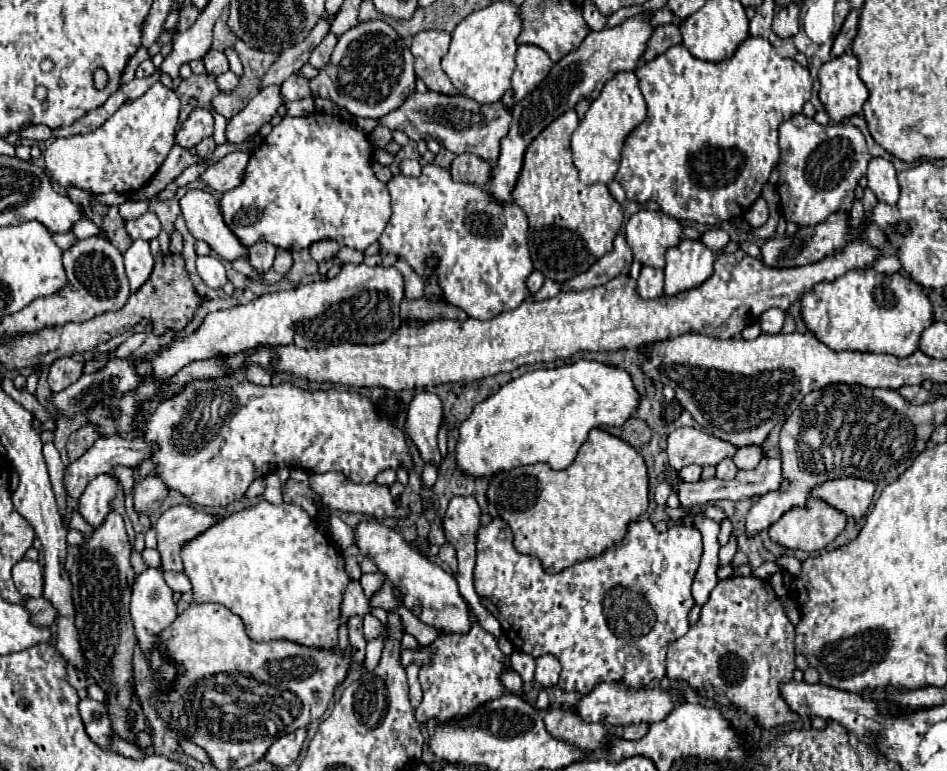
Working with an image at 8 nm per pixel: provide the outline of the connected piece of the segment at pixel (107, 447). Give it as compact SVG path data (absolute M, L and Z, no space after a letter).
M114 436L114 438L98 438L94 442L92 448L86 450L86 454L78 460L74 460L66 470L64 470L64 486L68 490L68 494L72 498L80 498L80 494L84 492L84 488L88 486L88 482L92 478L96 478L98 474L106 474L110 472L116 464L122 464L122 466L128 466L128 468L136 468L140 466L142 462L150 460L152 454L156 452L156 444L154 442L148 442L144 436L138 436L138 438L122 438L122 436Z

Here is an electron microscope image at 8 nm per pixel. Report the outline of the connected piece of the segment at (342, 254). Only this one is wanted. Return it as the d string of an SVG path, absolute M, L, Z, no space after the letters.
M340 248L338 258L340 258L344 264L356 264L356 266L364 262L364 254L358 252L358 250L352 250L352 248Z

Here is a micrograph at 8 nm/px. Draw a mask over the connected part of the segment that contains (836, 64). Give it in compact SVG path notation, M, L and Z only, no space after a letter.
M846 52L822 64L818 70L818 96L834 122L860 114L864 102L868 100L868 90L858 76L858 66L860 60L852 52Z

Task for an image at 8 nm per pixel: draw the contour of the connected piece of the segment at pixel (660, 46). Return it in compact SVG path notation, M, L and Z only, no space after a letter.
M666 24L666 26L658 26L652 32L652 38L648 40L648 50L644 50L644 58L642 62L650 62L656 56L664 54L670 46L676 46L682 42L680 30L676 24Z

